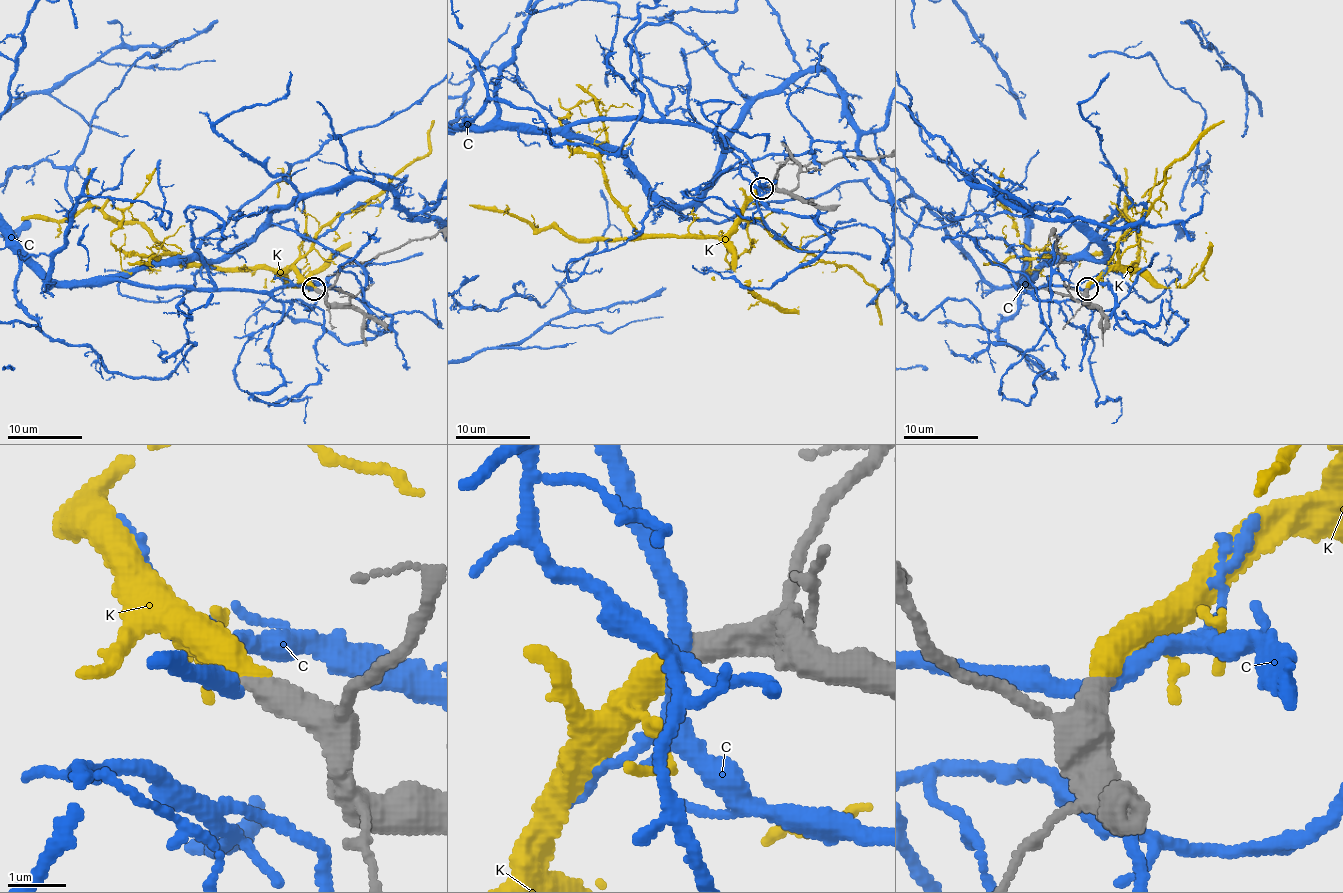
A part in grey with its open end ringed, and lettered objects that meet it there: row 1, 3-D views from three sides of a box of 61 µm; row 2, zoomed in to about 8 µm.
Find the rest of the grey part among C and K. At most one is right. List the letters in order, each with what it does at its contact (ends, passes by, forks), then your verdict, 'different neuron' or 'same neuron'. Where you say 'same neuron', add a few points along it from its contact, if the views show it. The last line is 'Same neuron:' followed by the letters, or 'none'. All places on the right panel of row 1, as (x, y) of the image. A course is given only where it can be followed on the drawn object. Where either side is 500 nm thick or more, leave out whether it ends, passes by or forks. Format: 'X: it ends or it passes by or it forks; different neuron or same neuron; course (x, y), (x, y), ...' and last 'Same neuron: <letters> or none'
C: it passes by; different neuron
K: it ends; same neuron; course (1087, 287), (1110, 270), (1134, 270), (1106, 255), (1052, 255), (1020, 242), (1001, 200), (1005, 168)
Same neuron: K

